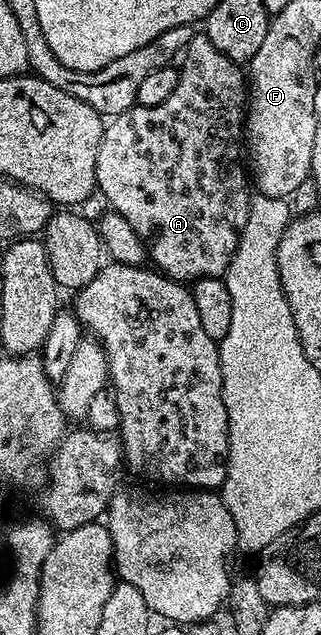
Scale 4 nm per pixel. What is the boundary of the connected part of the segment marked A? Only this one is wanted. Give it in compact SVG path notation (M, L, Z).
M195 35L191 39L188 49L183 54L183 62L185 66L180 66L179 69L179 83L175 83L175 91L171 91L170 97L168 97L164 103L159 103L159 107L143 107L142 105L134 105L133 108L129 109L126 113L120 113L118 117L112 118L105 126L105 134L101 137L99 143L99 155L97 156L97 188L103 191L103 195L107 195L109 200L109 208L117 212L123 218L127 219L128 223L133 228L134 232L141 237L142 241L148 248L148 256L151 258L152 264L156 266L160 272L164 273L166 277L173 278L174 281L182 283L194 283L203 277L220 278L224 274L226 267L231 263L231 259L235 255L237 250L237 244L241 238L241 229L247 223L247 215L249 214L249 203L251 200L251 192L249 193L249 187L251 191L251 181L247 176L247 165L243 160L243 126L246 124L246 110L247 110L247 77L243 72L241 74L242 66L238 62L233 61L227 55L223 55L223 51L219 51L215 47L215 43L211 43L211 39L204 35Z

